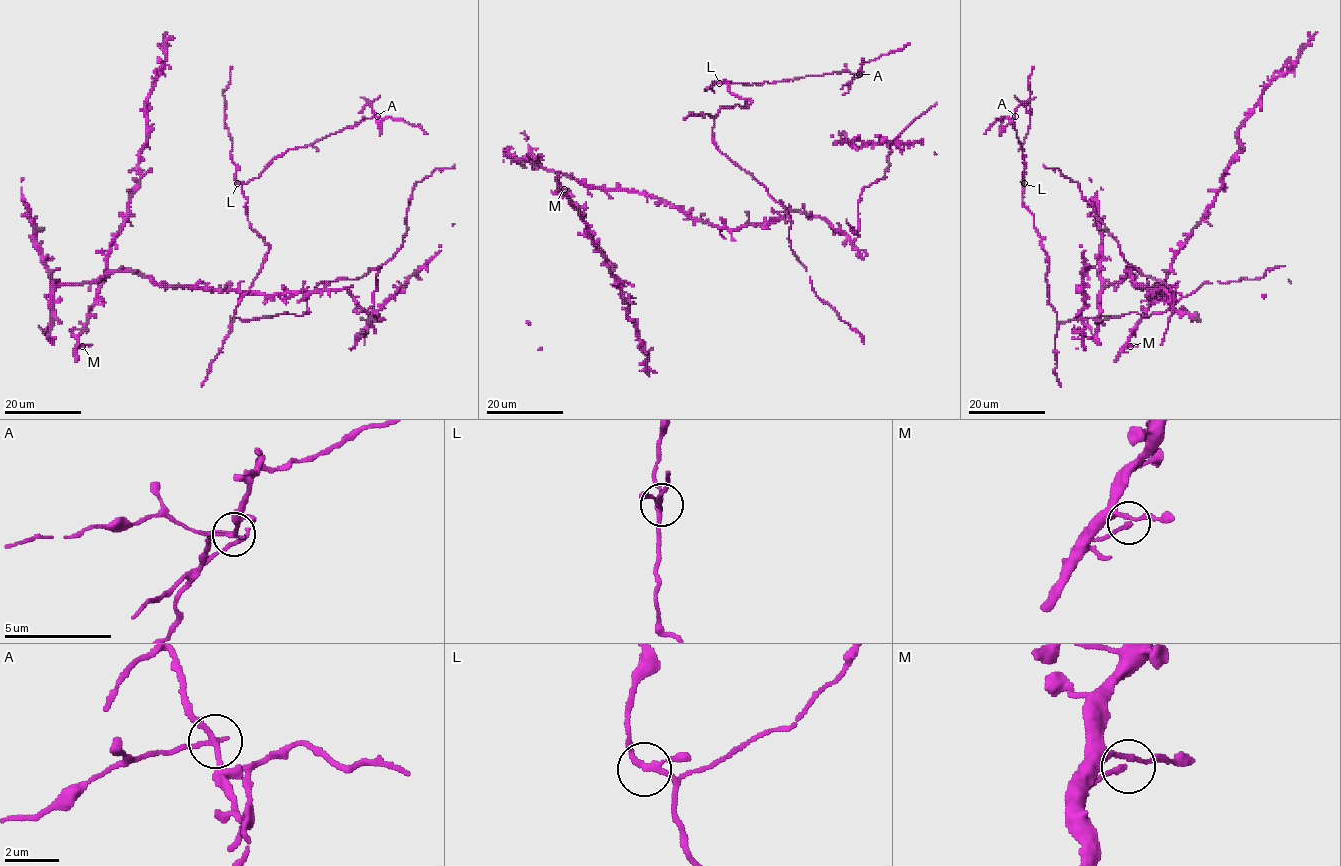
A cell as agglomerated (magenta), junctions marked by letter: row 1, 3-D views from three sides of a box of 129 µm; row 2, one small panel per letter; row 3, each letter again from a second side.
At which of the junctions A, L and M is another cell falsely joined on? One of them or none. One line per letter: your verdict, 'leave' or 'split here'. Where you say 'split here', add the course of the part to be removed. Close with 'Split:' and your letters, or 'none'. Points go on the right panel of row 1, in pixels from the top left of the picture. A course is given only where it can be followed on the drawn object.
A: split here | (1015, 116), (1002, 126), (1003, 119), (996, 120), (984, 133)
L: leave
M: leave
Split: A

